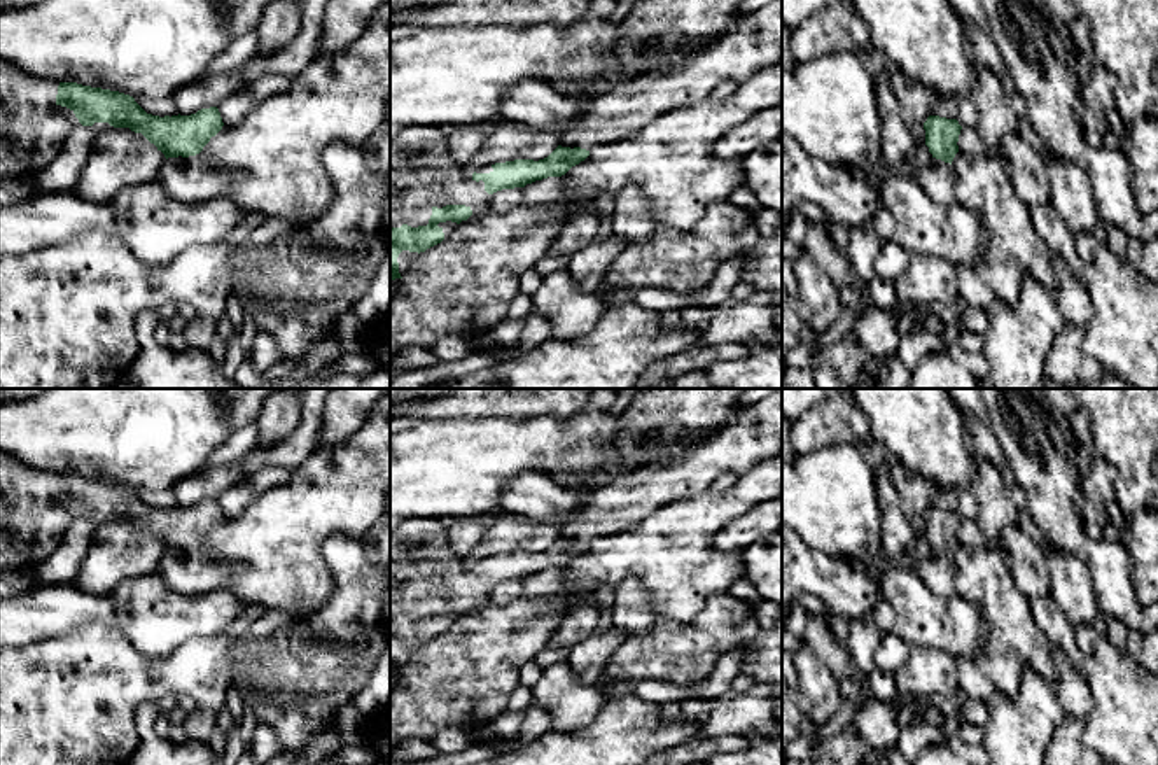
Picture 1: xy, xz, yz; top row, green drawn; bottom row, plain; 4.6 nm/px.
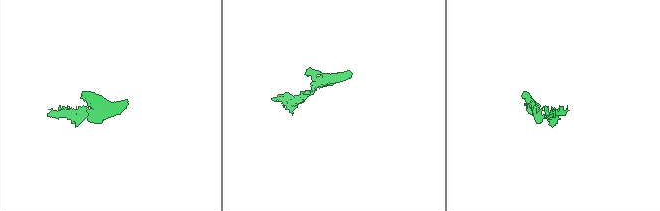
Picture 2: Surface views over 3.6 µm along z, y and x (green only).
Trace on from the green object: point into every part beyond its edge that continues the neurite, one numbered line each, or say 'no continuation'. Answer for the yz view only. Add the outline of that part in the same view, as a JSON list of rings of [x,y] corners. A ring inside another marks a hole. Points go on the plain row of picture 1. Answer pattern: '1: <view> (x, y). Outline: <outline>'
1: yz (936, 569). Outline: [[[917,534],[913,551],[906,565],[910,565],[936,595],[955,595],[952,557],[936,551],[929,544],[925,534]]]

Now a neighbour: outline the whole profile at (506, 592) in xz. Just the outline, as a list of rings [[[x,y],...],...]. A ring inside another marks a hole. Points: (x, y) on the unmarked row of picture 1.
[[[523,579],[497,583],[490,595],[490,606],[507,606],[523,597]]]

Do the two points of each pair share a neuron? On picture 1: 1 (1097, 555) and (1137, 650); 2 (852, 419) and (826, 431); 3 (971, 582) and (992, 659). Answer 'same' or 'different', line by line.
1: different
2: same
3: same

